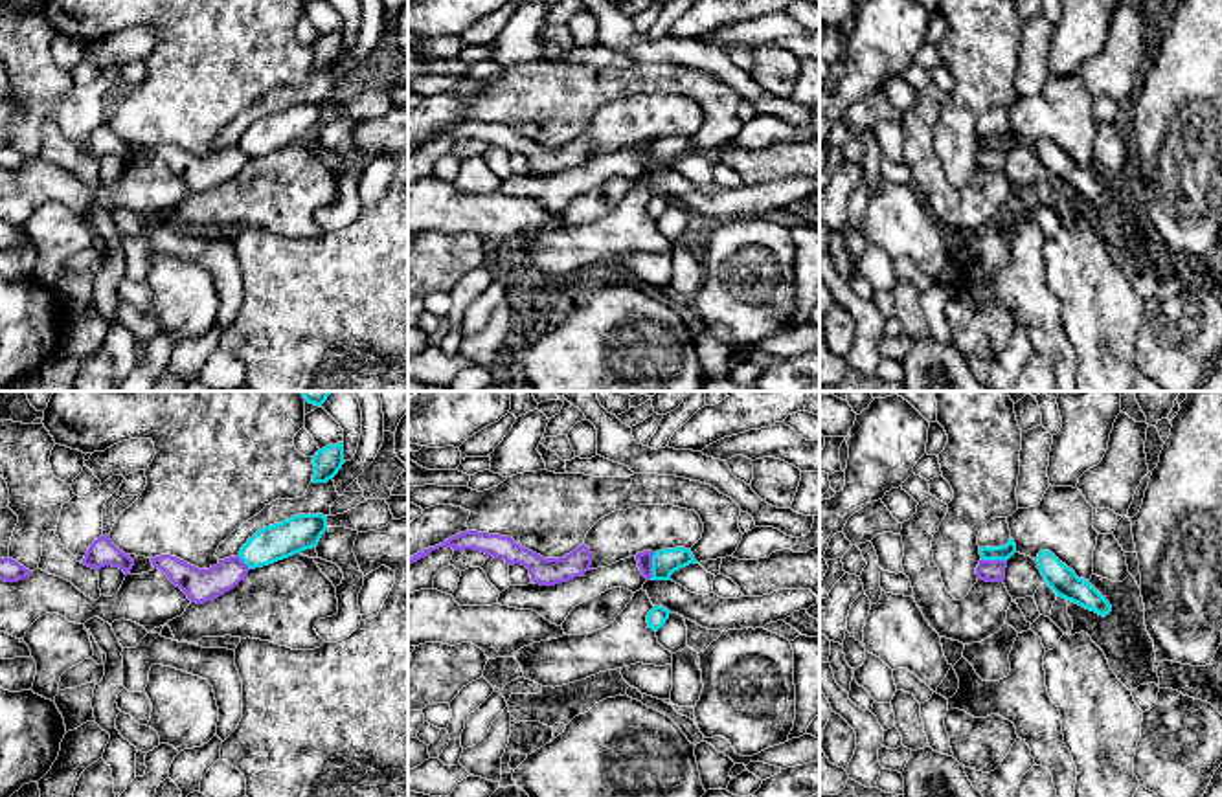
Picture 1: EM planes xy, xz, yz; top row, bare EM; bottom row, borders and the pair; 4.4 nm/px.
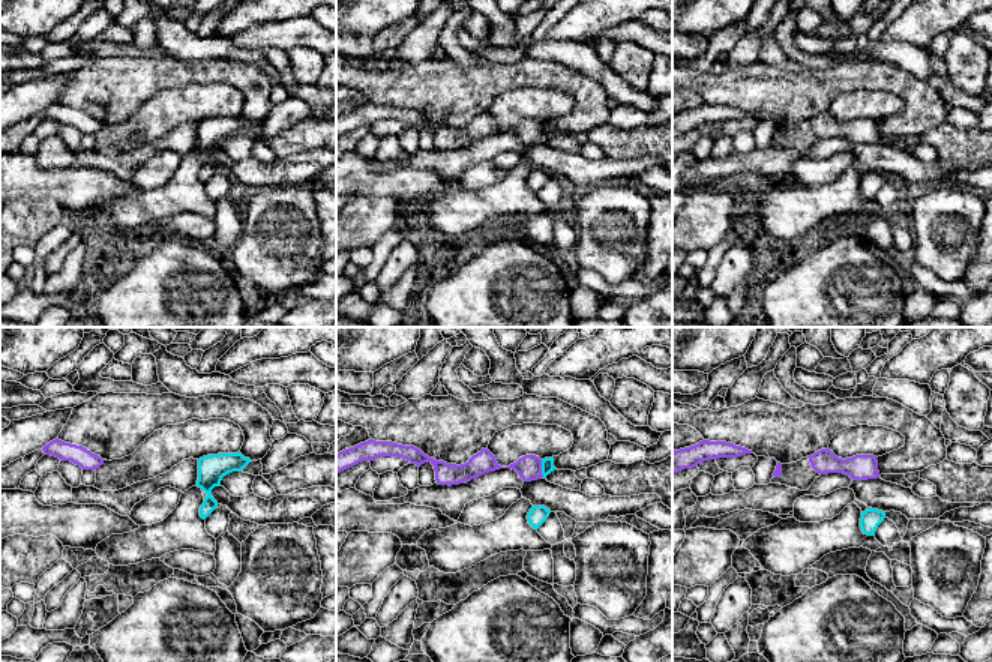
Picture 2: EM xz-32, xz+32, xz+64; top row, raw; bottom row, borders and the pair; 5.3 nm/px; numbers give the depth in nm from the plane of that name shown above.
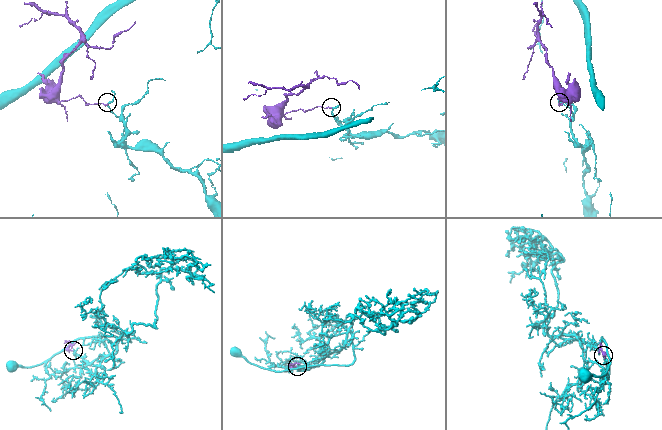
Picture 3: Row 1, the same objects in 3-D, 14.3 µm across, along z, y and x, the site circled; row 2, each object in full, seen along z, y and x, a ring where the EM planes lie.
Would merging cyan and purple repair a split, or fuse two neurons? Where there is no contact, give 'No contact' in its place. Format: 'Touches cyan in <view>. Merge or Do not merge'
Touches cyan in xz. Do not merge

